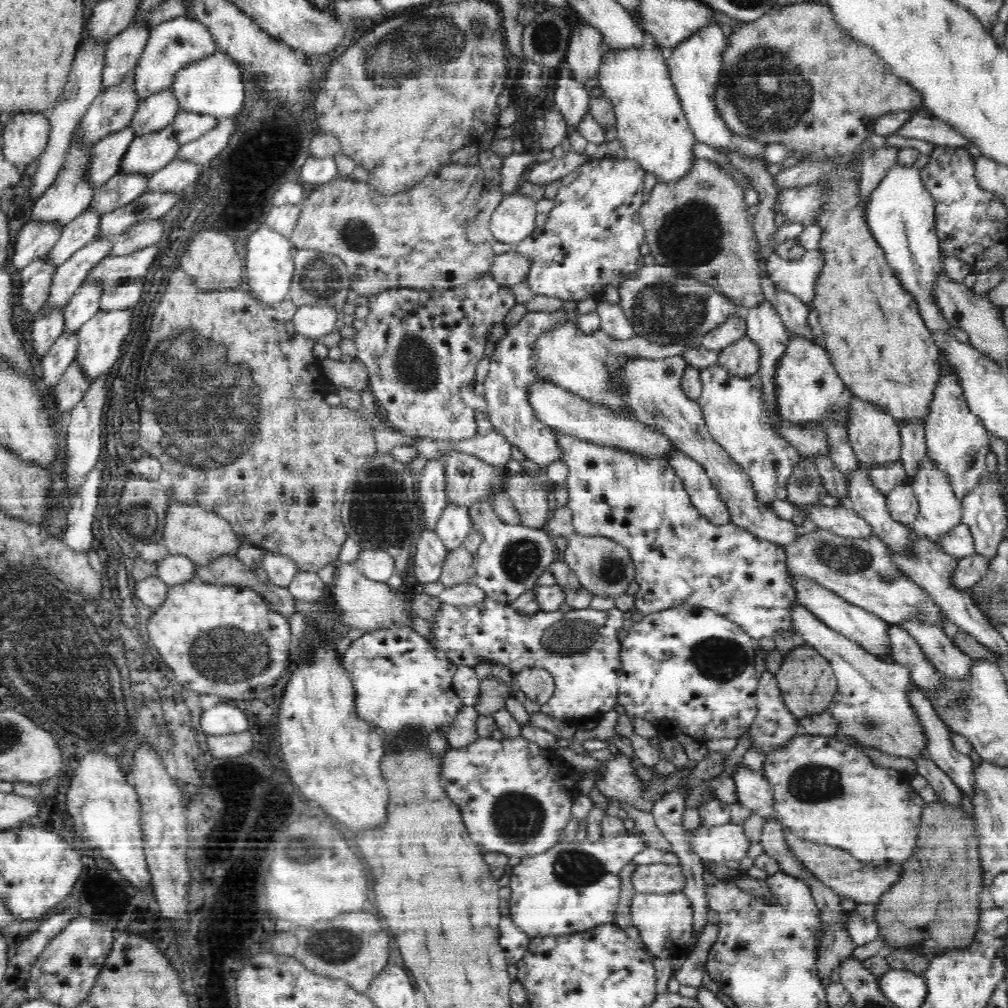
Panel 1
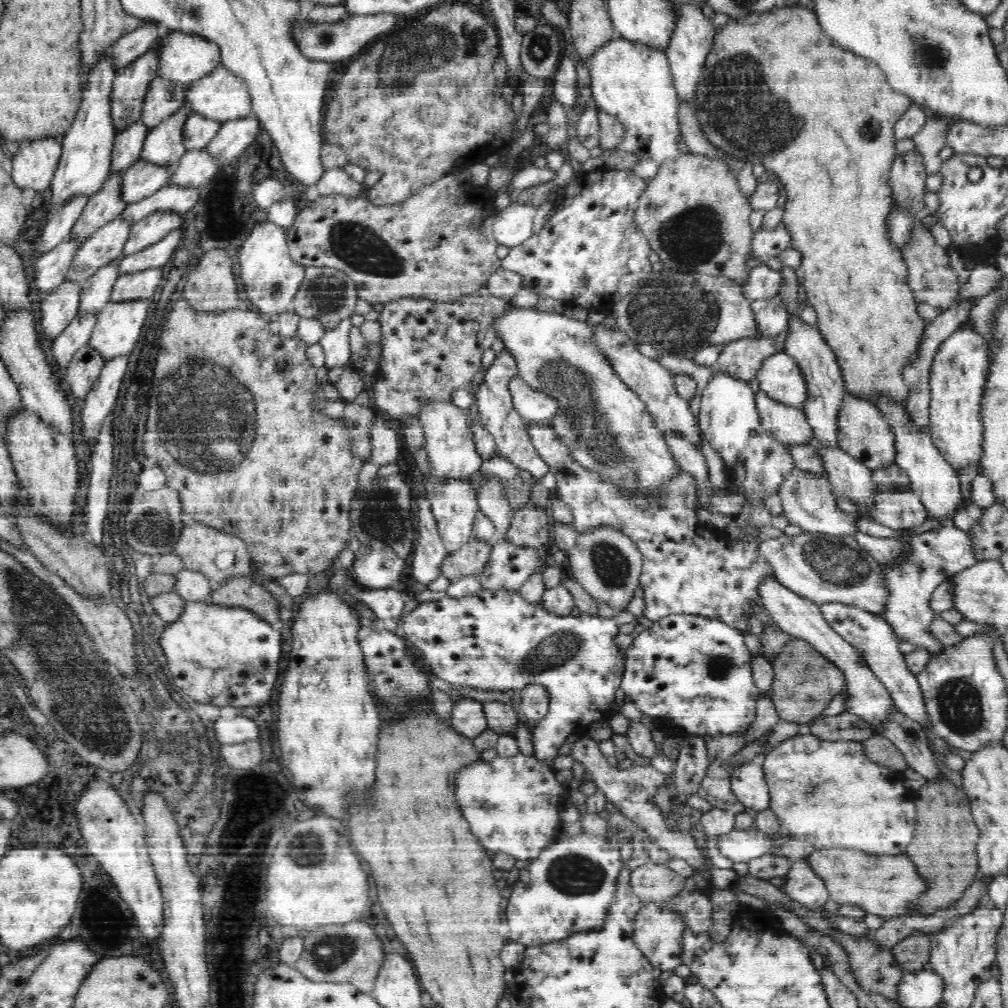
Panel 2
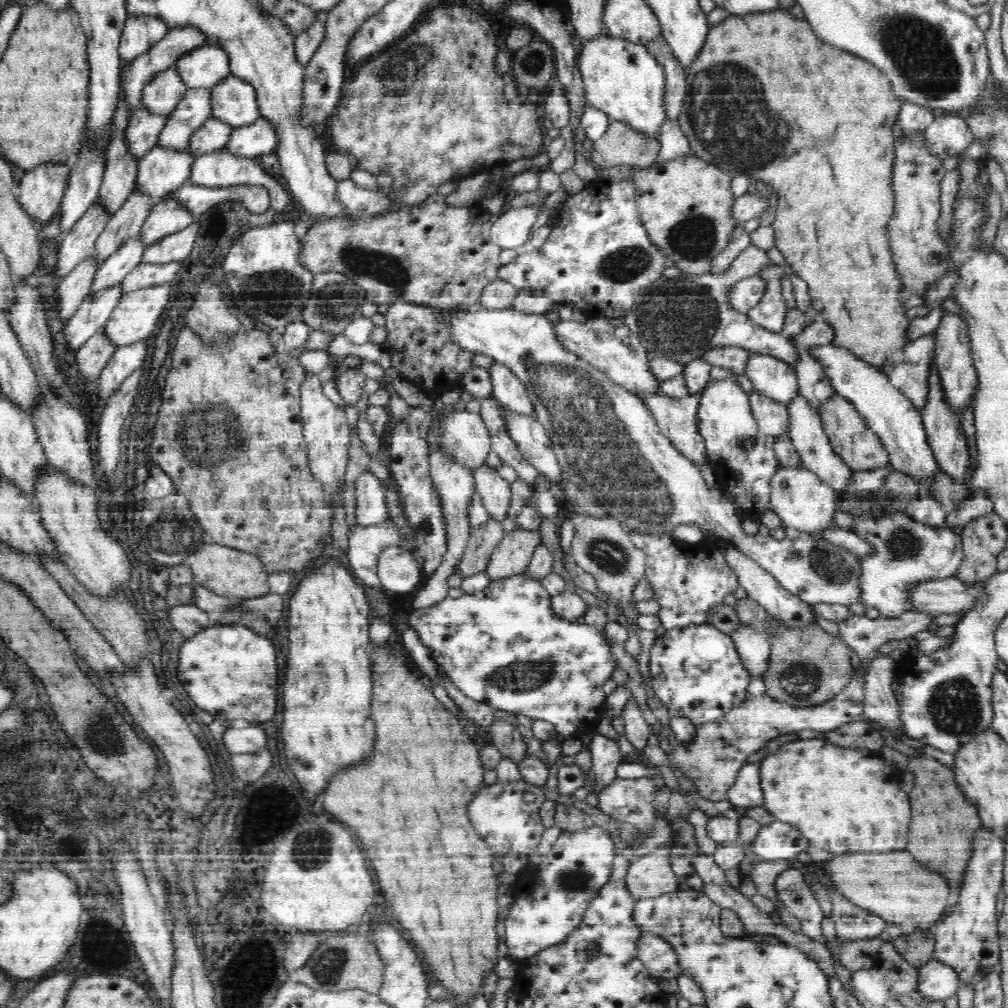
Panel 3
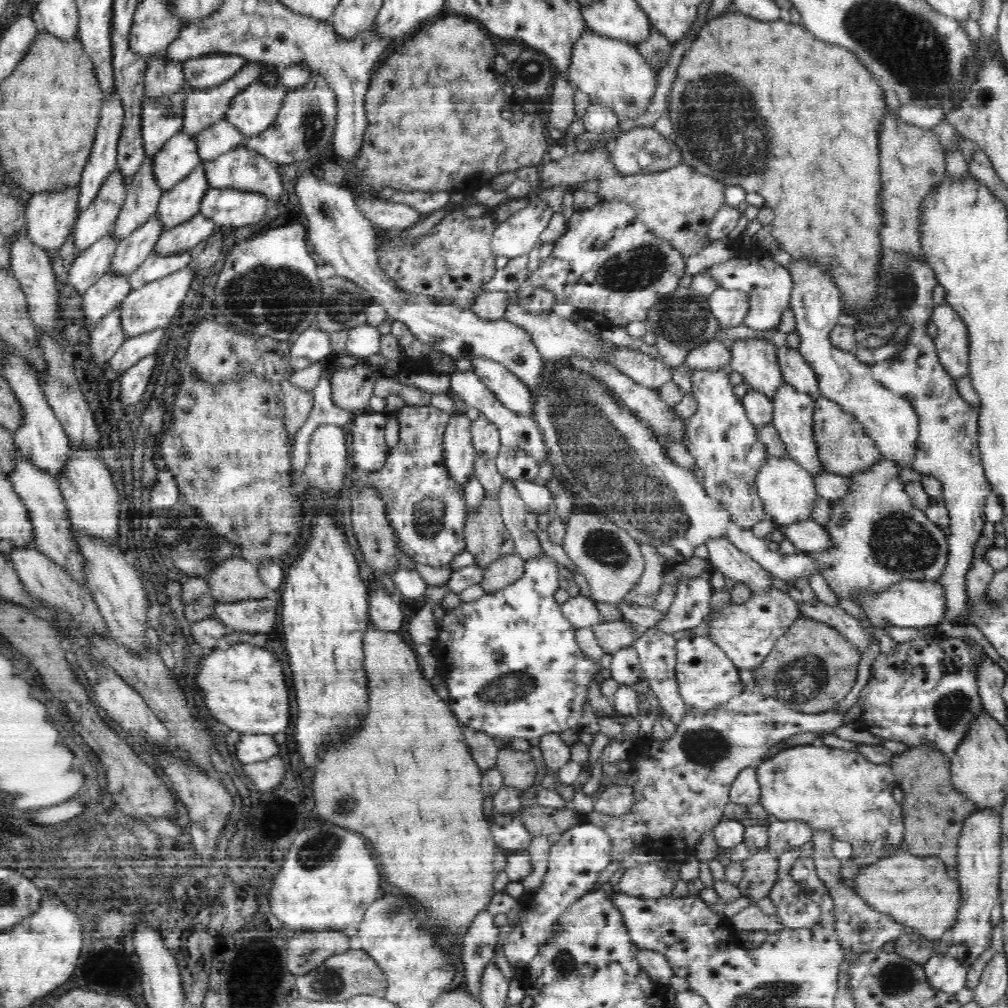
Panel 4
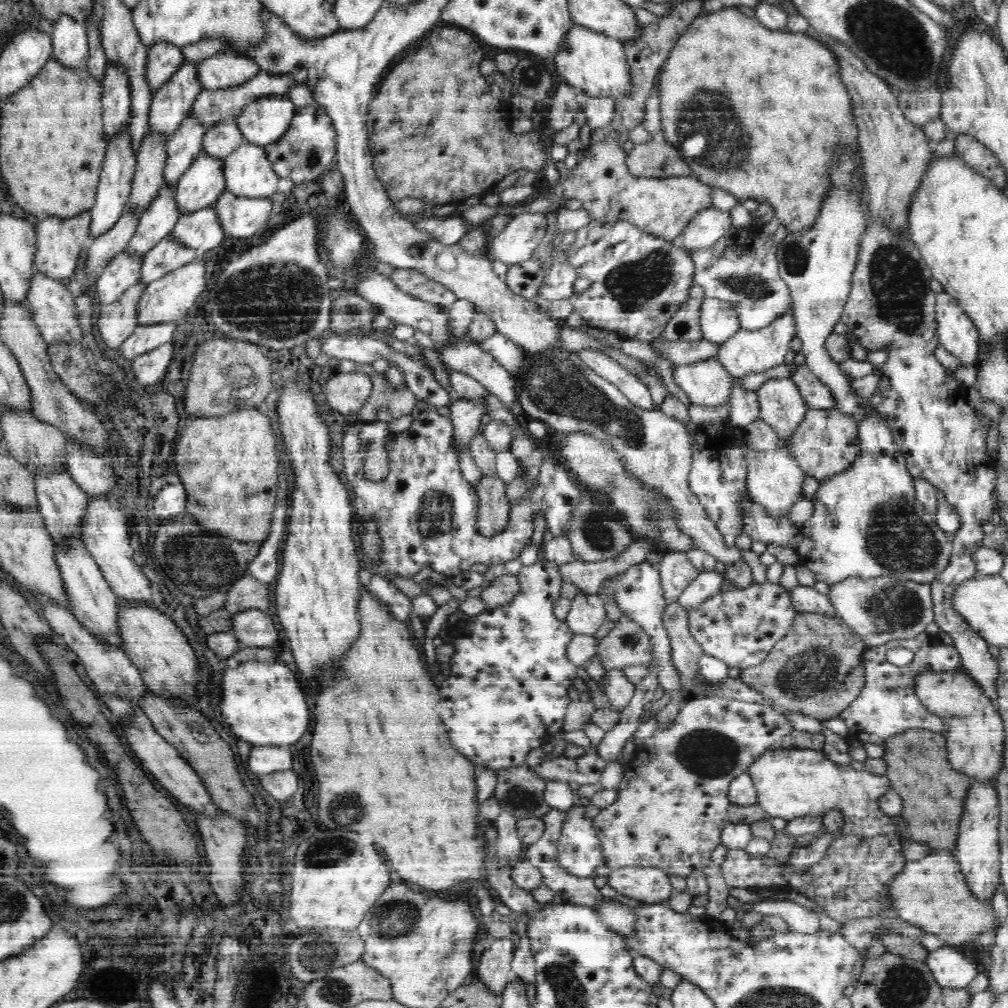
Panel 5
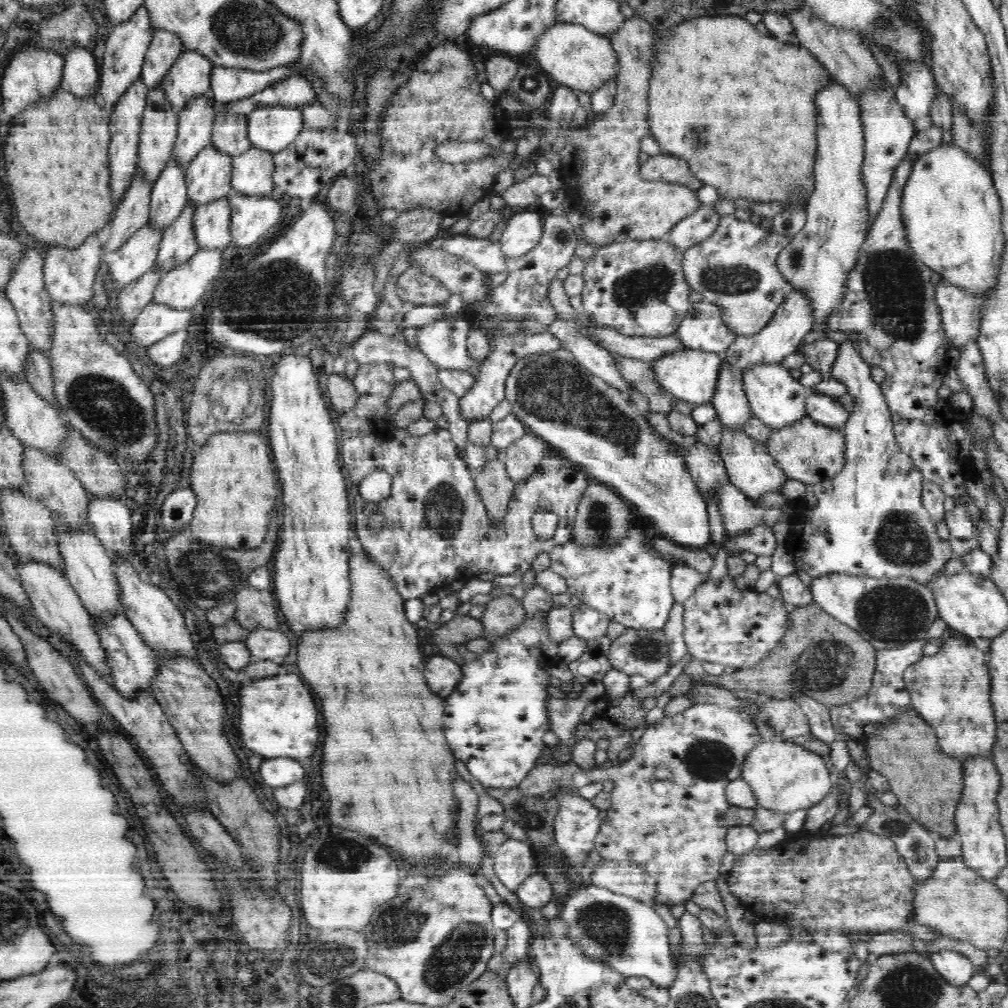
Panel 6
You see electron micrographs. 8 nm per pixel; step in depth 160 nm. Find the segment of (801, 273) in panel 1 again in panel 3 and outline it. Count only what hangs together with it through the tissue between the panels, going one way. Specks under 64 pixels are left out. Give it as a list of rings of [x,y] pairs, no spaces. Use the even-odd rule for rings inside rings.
[[[746,277],[729,286],[727,293],[728,304],[738,315],[747,314],[756,304],[761,302],[765,284],[760,278]]]

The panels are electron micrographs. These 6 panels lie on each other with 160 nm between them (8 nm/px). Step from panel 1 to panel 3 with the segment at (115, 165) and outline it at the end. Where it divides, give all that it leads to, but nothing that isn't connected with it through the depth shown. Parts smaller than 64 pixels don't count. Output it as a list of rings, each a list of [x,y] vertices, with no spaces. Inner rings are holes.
[[[138,105],[136,112],[130,114],[125,128],[128,154],[139,159],[151,148],[156,147],[168,120],[170,120],[170,113],[152,113],[143,105]]]

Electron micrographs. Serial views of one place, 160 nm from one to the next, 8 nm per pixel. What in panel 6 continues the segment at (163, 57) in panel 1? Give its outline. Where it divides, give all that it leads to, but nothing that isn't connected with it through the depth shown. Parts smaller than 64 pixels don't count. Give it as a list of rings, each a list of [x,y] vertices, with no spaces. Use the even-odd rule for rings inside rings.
[[[215,66],[211,72],[210,95],[219,103],[236,102],[292,75],[302,76],[302,69],[284,66],[260,73]]]

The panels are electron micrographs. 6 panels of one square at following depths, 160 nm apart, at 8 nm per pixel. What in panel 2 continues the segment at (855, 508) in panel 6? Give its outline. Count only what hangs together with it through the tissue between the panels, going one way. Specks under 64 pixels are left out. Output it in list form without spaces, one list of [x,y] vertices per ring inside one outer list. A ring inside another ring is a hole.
[[[944,526],[916,536],[898,536],[903,544],[903,553],[897,563],[890,563],[881,568],[883,586],[885,586],[884,617],[891,624],[896,636],[907,643],[924,648],[931,657],[937,656],[945,646],[930,631],[930,624],[938,617],[930,607],[931,596],[935,588],[949,577],[978,562],[972,539],[965,530]]]

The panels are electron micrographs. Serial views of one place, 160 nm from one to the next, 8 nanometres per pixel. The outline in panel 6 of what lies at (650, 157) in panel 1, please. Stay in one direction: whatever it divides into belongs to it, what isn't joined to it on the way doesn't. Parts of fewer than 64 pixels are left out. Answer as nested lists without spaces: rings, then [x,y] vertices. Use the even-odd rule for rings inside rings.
[[[564,22],[545,29],[537,37],[536,58],[544,68],[543,71],[554,76],[552,80],[576,92],[581,90],[590,94],[612,80],[612,76],[616,76],[616,66],[619,64],[617,52],[607,36],[589,31],[580,24]]]

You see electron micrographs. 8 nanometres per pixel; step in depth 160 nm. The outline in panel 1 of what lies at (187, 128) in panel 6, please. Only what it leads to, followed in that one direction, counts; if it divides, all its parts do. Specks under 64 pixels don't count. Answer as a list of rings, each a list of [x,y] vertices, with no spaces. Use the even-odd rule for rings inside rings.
[[[120,172],[112,176],[104,186],[96,189],[87,210],[104,215],[130,204],[148,192],[150,180],[150,174]]]

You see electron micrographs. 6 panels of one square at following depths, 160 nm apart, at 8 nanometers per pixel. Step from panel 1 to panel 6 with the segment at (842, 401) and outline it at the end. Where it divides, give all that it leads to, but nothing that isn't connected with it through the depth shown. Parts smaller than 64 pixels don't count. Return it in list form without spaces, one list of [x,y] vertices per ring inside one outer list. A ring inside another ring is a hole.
[[[796,288],[785,297],[785,302],[762,330],[748,336],[737,335],[731,346],[723,353],[725,362],[742,372],[756,364],[781,363],[786,356],[800,349],[802,338],[816,327],[814,323],[815,304],[802,289]]]

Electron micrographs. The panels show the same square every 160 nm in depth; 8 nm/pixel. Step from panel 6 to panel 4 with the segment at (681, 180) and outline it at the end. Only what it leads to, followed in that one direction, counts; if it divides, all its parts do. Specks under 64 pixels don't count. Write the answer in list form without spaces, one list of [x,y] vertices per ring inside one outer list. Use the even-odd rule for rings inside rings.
[[[634,127],[632,130],[620,133],[610,145],[612,160],[615,160],[616,170],[622,175],[660,174],[674,168],[681,162],[681,150],[673,138],[662,136],[653,127]]]

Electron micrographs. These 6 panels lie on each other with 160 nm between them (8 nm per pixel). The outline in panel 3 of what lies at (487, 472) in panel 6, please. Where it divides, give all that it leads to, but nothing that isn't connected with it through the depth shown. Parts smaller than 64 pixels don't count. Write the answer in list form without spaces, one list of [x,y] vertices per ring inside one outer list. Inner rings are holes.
[[[491,518],[478,528],[472,527],[466,550],[455,566],[454,573],[467,577],[485,572],[492,552],[504,535],[501,522]]]

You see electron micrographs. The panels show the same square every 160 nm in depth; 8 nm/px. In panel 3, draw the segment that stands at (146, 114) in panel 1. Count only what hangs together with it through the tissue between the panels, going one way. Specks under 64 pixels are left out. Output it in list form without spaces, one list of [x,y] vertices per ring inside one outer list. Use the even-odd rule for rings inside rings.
[[[175,67],[153,76],[141,93],[142,105],[148,112],[171,113],[189,88]]]

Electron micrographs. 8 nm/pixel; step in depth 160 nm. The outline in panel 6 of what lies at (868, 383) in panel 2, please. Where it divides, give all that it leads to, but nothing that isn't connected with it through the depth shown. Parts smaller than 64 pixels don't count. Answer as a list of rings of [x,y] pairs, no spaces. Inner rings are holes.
[[[699,16],[695,19],[690,19],[689,21],[684,21],[683,23],[680,23],[674,27],[672,27],[669,30],[666,31],[658,31],[657,36],[655,37],[655,41],[653,42],[653,48],[651,49],[651,52],[653,52],[653,59],[649,62],[649,70],[650,70],[650,76],[649,76],[649,90],[648,90],[648,109],[646,112],[646,120],[648,122],[648,128],[649,133],[654,136],[654,138],[658,141],[660,151],[662,154],[666,155],[672,155],[675,156],[678,159],[685,160],[689,164],[690,171],[693,173],[693,176],[700,180],[703,184],[711,185],[712,187],[717,188],[717,191],[719,193],[719,197],[723,197],[726,199],[736,199],[736,198],[742,198],[747,199],[748,202],[760,202],[761,204],[768,204],[772,203],[773,201],[780,201],[785,202],[789,208],[806,208],[806,207],[796,207],[794,205],[794,201],[790,201],[790,194],[792,194],[792,191],[794,191],[794,188],[801,188],[807,194],[807,196],[810,196],[812,194],[812,188],[813,188],[813,169],[815,168],[814,162],[815,162],[815,156],[816,156],[816,148],[817,148],[817,138],[816,138],[816,110],[813,106],[813,97],[816,96],[817,92],[825,85],[825,82],[827,81],[827,78],[830,77],[828,72],[826,72],[826,68],[824,68],[824,65],[818,61],[818,59],[814,58],[812,56],[812,53],[807,49],[804,48],[800,43],[794,42],[790,43],[786,41],[785,39],[777,38],[772,36],[764,36],[762,32],[758,32],[756,27],[748,22],[746,18],[737,18],[737,17],[729,17],[729,16]],[[814,108],[814,110],[812,110]],[[690,148],[692,148],[692,152],[696,154],[696,156],[700,156],[700,158],[690,158]],[[718,166],[726,166],[728,168],[728,172],[724,172],[722,176],[720,174],[716,174],[716,170],[720,170]]]

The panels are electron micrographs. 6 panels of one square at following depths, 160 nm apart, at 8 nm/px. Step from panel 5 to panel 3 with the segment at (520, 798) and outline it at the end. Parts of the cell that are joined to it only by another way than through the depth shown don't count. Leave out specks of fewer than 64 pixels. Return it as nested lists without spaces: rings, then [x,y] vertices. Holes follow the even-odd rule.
[[[495,718],[488,734],[488,742],[496,745],[502,756],[508,757],[518,764],[524,758],[527,744],[523,741],[514,721],[509,718]]]

